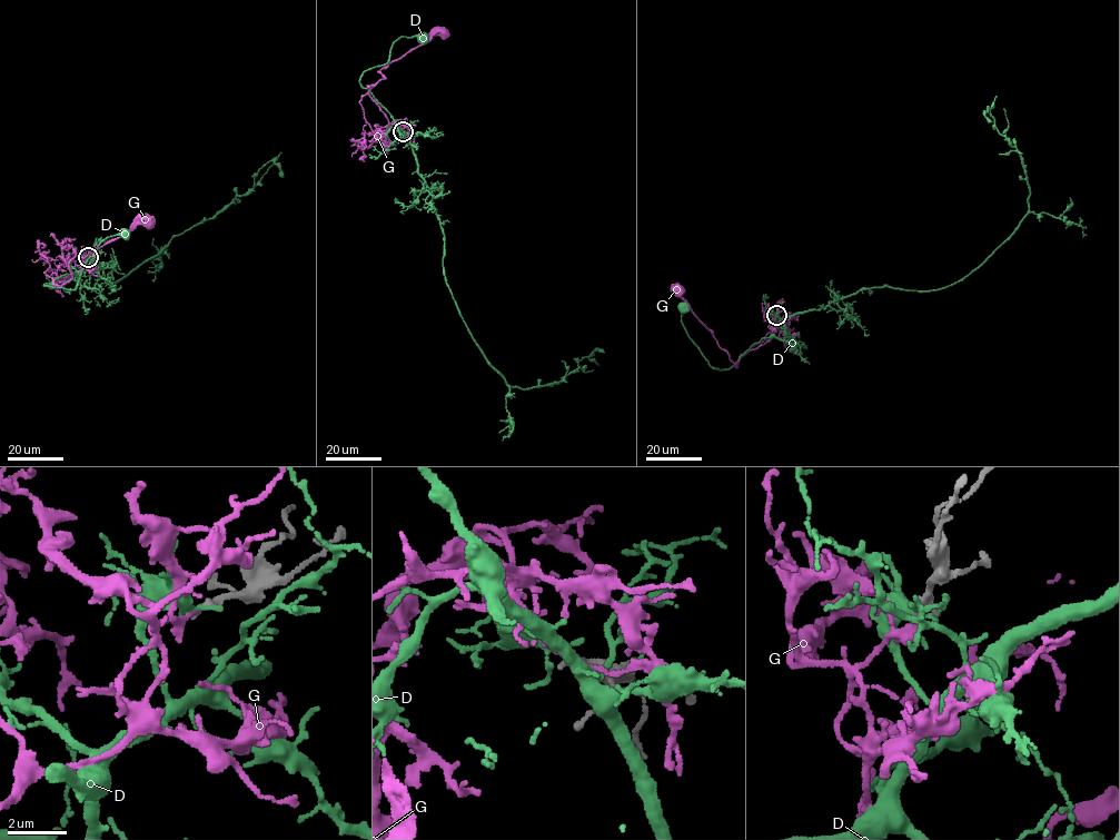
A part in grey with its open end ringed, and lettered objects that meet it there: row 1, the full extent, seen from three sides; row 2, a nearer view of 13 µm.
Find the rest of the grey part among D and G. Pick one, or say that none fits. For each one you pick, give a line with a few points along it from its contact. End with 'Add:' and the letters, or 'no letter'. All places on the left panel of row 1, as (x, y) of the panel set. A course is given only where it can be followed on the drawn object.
G: course (88, 257), (79, 272), (52, 282), (60, 286), (71, 277), (69, 263), (77, 254), (150, 224)
Add: G

